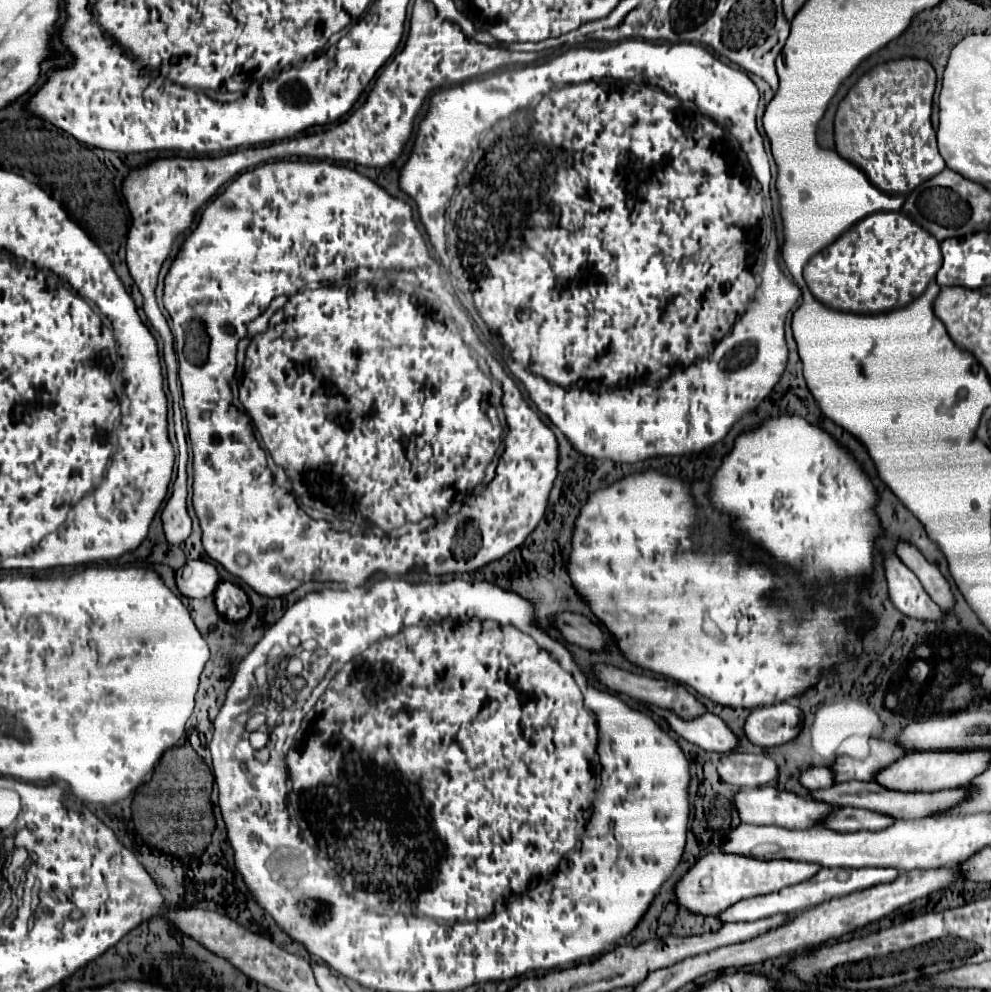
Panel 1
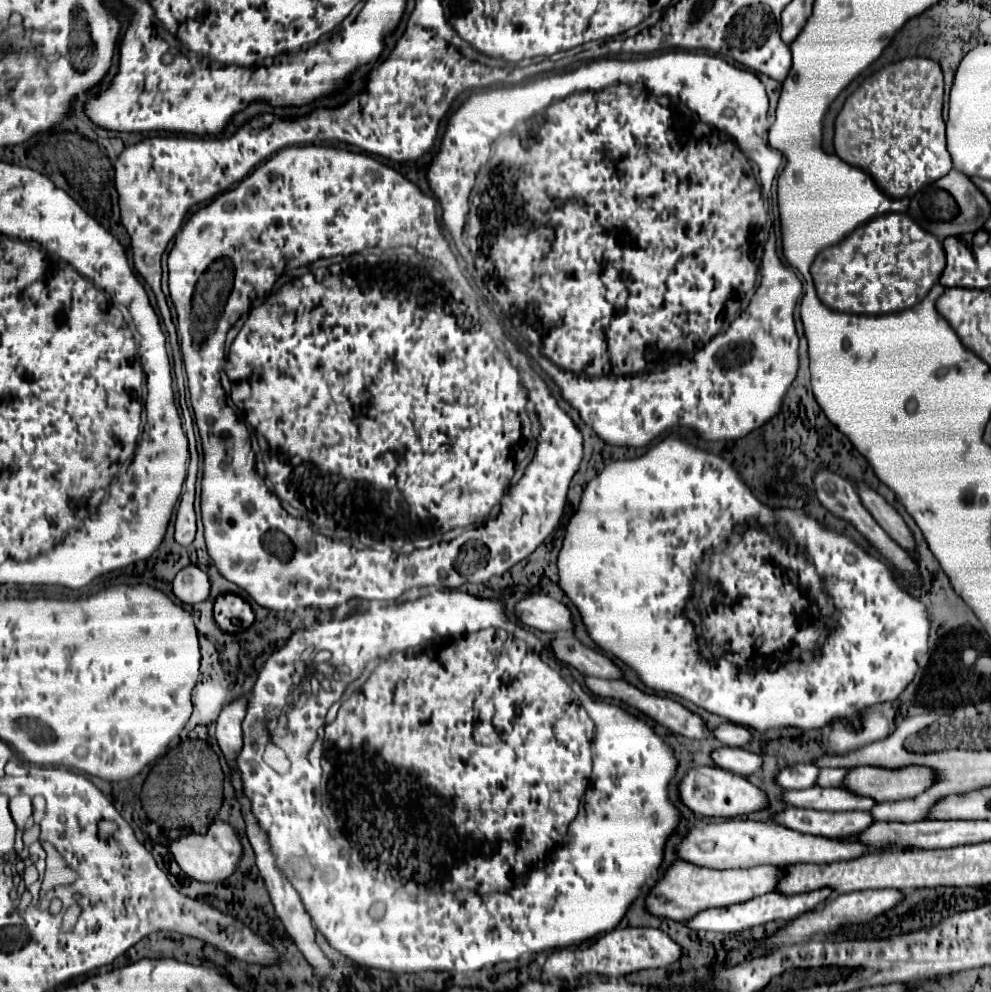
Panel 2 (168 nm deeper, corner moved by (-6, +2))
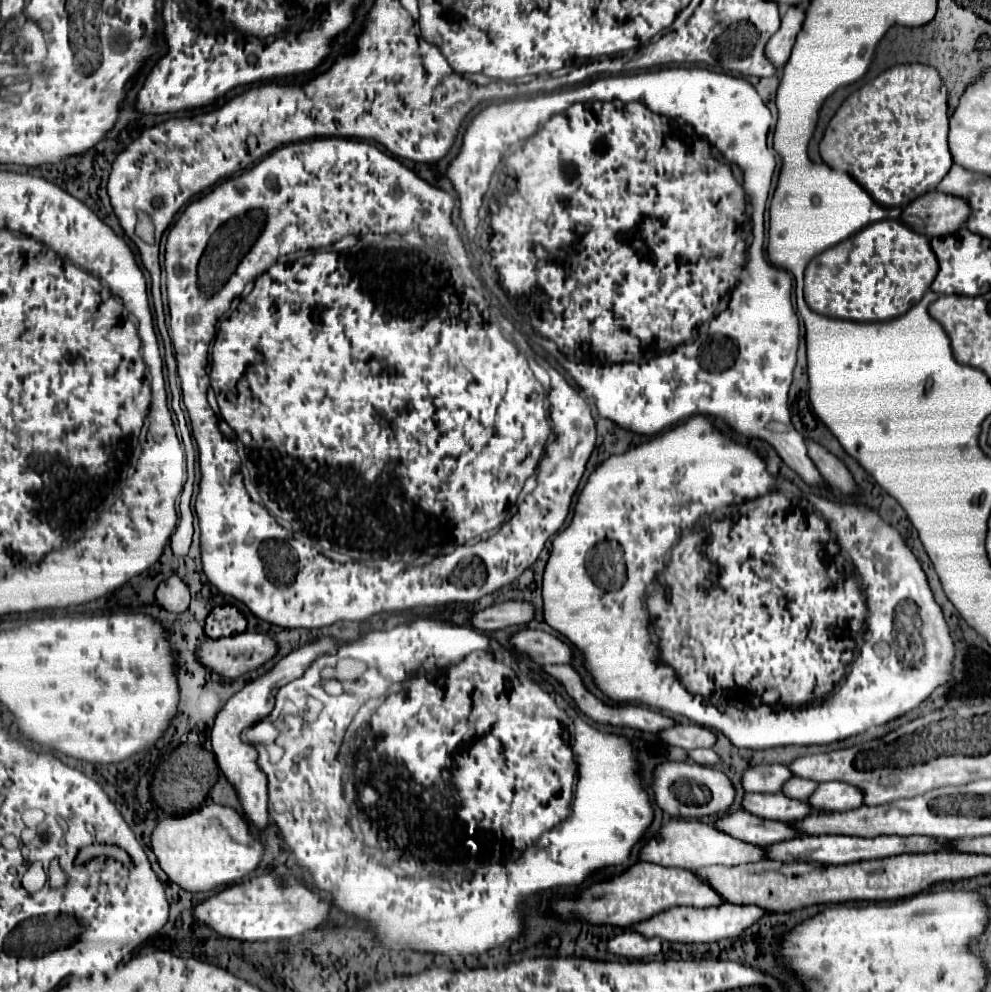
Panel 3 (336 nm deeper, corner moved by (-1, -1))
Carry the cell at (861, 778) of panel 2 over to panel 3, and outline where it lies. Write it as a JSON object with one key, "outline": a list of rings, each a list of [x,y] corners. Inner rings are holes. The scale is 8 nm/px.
{"outline":[[[823,782],[807,798],[807,804],[815,812],[845,812],[859,808],[863,804],[861,798],[863,796],[859,796],[859,788],[851,788],[851,784]]]}

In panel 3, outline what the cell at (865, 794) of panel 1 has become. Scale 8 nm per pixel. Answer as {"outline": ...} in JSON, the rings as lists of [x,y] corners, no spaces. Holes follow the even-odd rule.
{"outline":[[[749,794],[743,796],[743,810],[767,820],[801,820],[811,814],[811,806],[803,800],[791,800],[783,794]]]}

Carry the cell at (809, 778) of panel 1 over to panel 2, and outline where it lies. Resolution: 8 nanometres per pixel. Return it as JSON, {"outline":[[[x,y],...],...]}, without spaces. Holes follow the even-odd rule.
{"outline":[[[800,763],[800,765],[782,769],[776,777],[776,783],[784,789],[808,789],[808,787],[816,785],[818,773],[820,773],[820,769],[816,765]]]}

